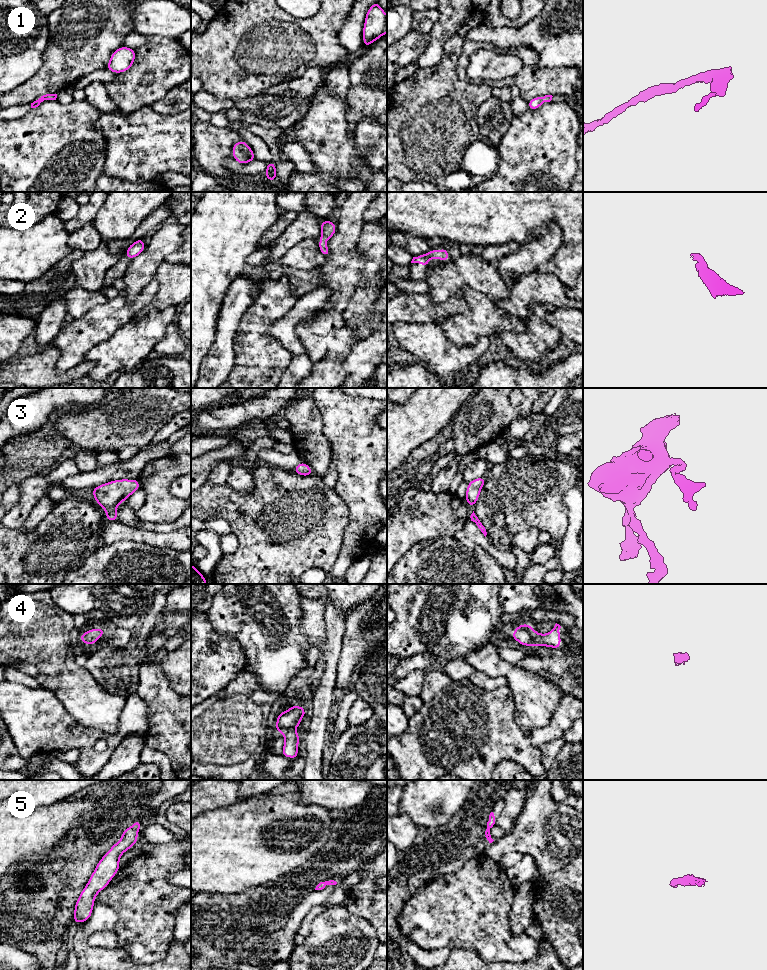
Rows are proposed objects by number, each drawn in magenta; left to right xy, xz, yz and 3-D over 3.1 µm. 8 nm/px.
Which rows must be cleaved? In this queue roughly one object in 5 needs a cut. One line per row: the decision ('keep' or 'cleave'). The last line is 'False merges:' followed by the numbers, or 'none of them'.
1: keep
2: keep
3: keep
4: keep
5: keep
False merges: none of them

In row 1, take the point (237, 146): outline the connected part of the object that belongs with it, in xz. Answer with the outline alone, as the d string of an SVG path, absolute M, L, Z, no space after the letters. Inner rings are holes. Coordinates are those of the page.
M244 140L236 142L232 150L234 151L232 157L240 164L246 164L256 159L252 149Z

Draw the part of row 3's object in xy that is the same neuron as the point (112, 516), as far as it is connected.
M121 479L97 486L92 490L91 494L95 497L96 503L107 512L105 519L118 521L117 506L126 501L139 488L140 483L138 480Z

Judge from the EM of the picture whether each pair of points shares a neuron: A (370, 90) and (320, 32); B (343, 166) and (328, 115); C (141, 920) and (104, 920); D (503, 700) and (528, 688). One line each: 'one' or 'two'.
A: two
B: one
C: two
D: two

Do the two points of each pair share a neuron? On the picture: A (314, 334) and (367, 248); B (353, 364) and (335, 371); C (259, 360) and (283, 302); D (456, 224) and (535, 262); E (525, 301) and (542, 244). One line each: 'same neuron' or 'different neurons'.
A: different neurons
B: different neurons
C: same neuron
D: different neurons
E: different neurons

